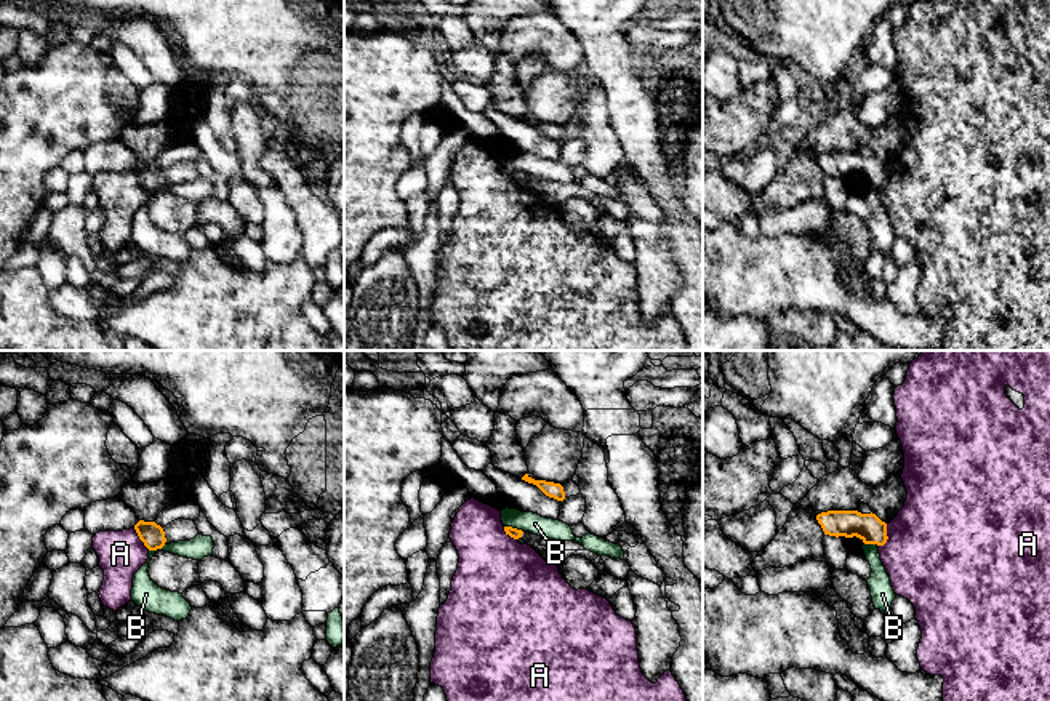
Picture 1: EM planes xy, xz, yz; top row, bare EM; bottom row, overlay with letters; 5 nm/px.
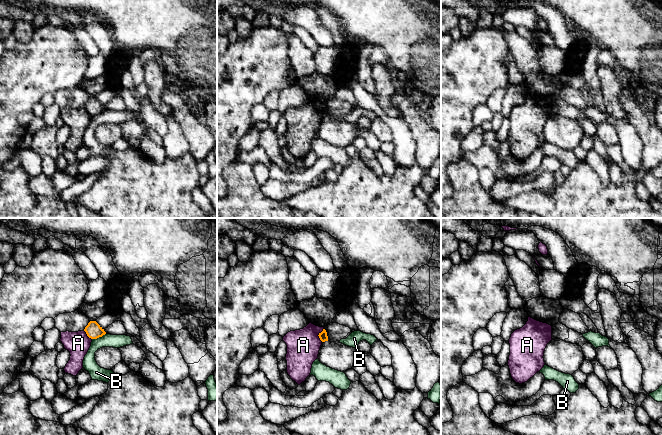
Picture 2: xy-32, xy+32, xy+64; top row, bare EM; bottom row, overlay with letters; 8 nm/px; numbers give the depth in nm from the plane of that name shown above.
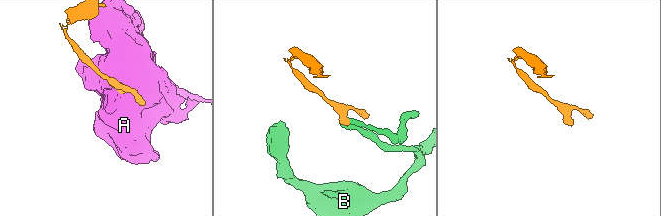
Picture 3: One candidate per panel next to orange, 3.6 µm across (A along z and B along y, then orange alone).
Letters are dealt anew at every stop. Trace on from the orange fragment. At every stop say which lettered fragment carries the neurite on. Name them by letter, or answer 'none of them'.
none of them

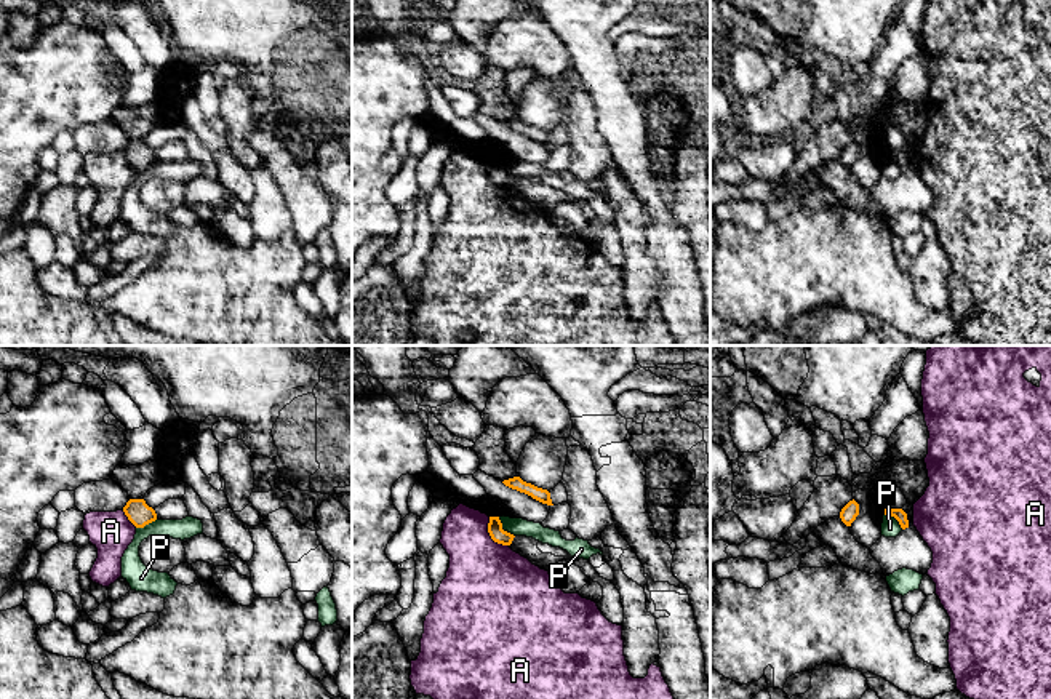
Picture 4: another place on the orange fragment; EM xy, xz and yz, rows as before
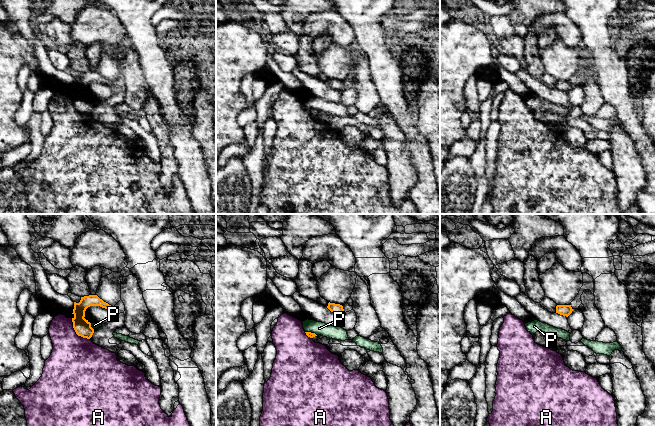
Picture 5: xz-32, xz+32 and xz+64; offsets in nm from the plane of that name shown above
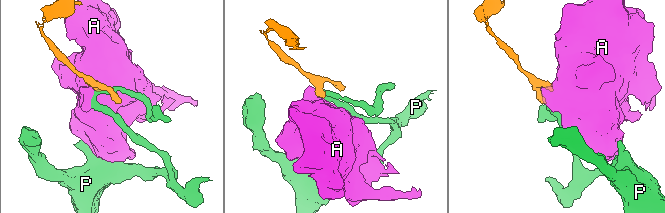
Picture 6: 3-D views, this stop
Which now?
none of them

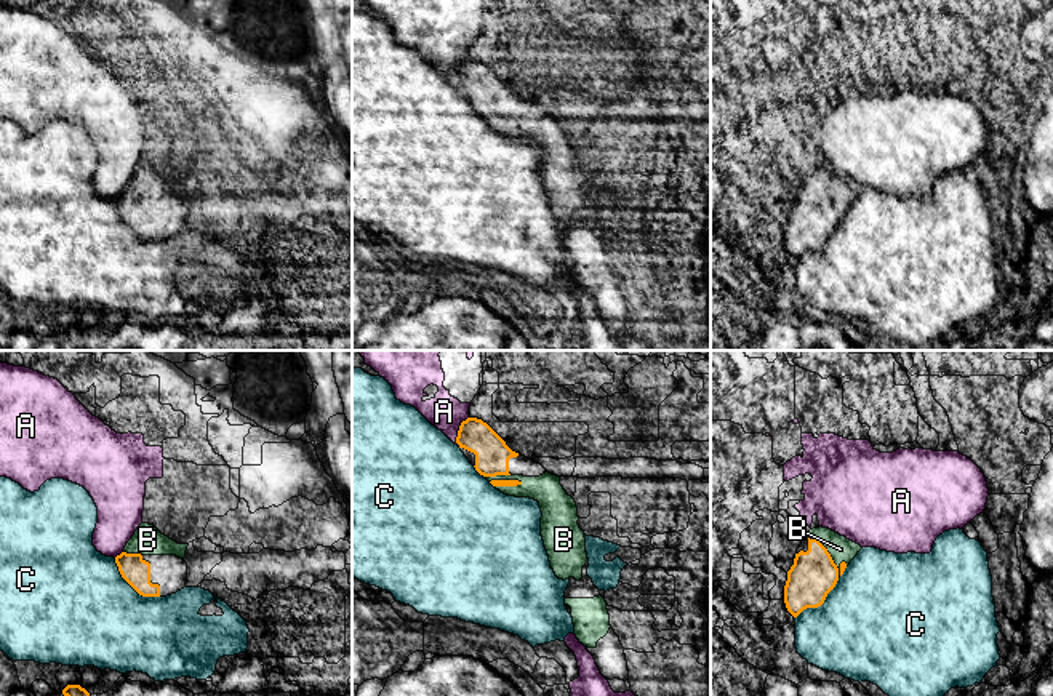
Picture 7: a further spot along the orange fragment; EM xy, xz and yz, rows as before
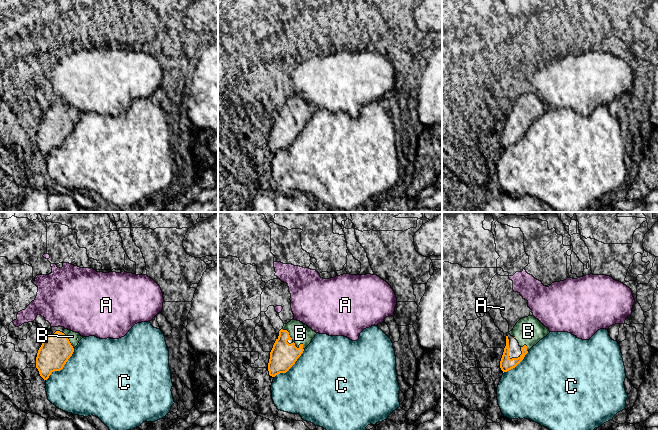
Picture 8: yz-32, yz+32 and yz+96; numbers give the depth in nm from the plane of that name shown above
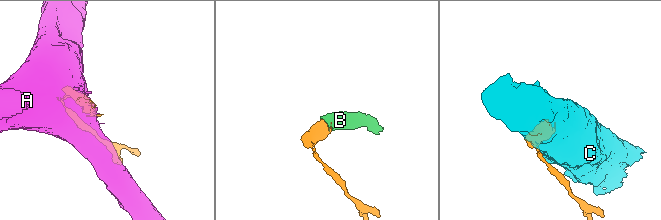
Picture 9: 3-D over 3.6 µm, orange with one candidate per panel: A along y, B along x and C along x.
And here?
B

